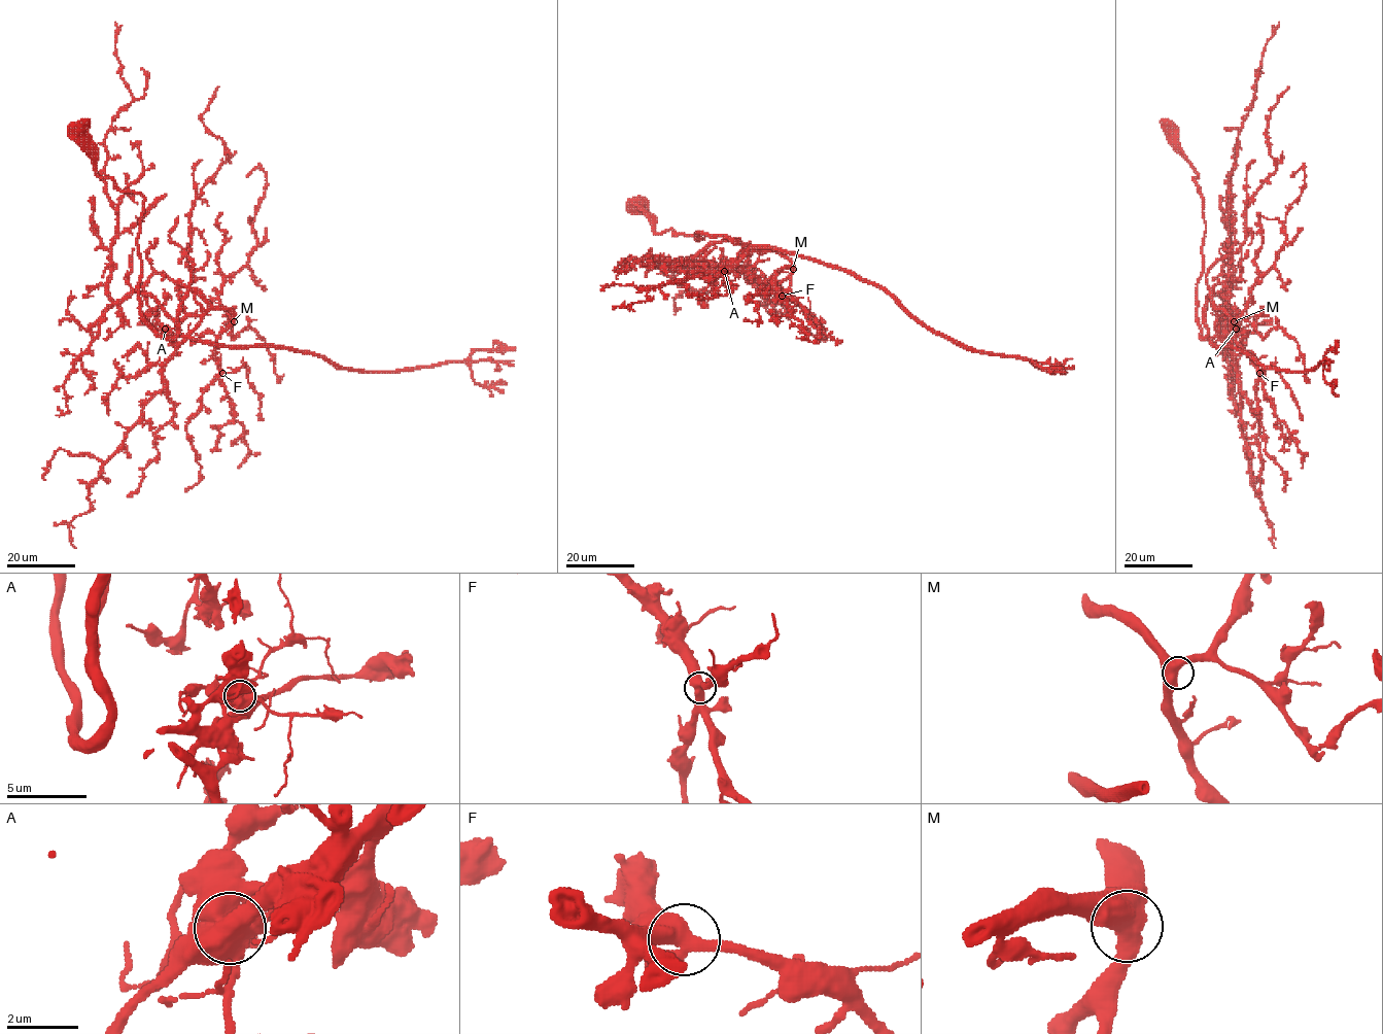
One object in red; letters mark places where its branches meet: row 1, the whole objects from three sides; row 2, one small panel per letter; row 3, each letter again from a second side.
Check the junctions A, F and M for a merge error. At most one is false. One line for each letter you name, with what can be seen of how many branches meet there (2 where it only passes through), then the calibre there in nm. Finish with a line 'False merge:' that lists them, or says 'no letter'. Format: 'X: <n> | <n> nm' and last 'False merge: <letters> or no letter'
A: 6 | 600 nm
False merge: A

